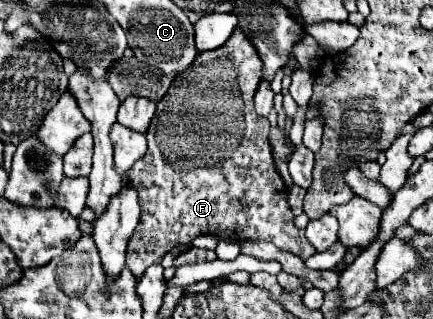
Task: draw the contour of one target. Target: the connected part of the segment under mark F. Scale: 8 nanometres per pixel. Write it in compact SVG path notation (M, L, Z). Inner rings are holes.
M235 28L235 32L231 34L231 38L225 42L225 46L217 48L217 50L209 50L209 52L199 52L197 58L193 60L193 64L183 72L183 74L177 74L175 80L171 82L165 98L161 98L157 102L157 112L153 116L153 122L149 124L149 130L147 130L147 140L149 140L149 148L145 152L145 156L141 160L135 162L135 166L125 174L125 178L129 178L137 190L139 190L139 204L141 204L141 220L129 240L129 246L127 246L127 268L139 278L147 266L155 264L155 262L161 262L161 258L177 244L185 246L185 248L191 248L191 240L199 234L213 234L217 236L219 240L229 240L229 242L243 242L243 240L269 240L273 242L279 250L285 250L285 252L291 252L295 256L299 256L301 260L307 260L315 248L311 246L311 242L307 240L305 236L305 230L299 230L295 224L293 224L293 212L287 204L287 188L285 188L285 182L281 180L279 172L275 170L275 164L273 164L273 156L271 156L271 146L269 146L269 120L267 118L261 118L259 114L255 114L255 108L253 108L253 94L261 82L261 70L263 70L263 64L261 64L261 56L257 54L257 48L253 46L253 42L249 38L245 38L245 32L241 32L241 28Z

